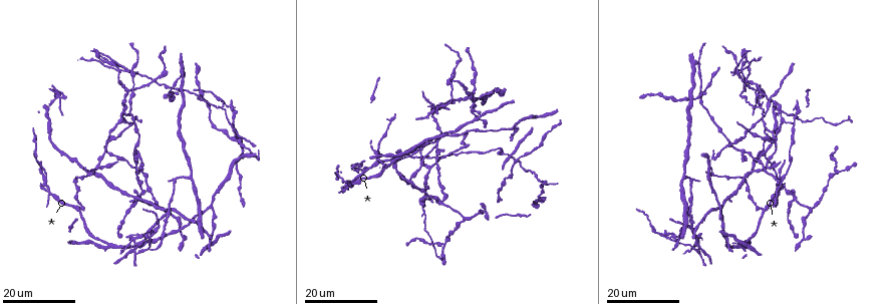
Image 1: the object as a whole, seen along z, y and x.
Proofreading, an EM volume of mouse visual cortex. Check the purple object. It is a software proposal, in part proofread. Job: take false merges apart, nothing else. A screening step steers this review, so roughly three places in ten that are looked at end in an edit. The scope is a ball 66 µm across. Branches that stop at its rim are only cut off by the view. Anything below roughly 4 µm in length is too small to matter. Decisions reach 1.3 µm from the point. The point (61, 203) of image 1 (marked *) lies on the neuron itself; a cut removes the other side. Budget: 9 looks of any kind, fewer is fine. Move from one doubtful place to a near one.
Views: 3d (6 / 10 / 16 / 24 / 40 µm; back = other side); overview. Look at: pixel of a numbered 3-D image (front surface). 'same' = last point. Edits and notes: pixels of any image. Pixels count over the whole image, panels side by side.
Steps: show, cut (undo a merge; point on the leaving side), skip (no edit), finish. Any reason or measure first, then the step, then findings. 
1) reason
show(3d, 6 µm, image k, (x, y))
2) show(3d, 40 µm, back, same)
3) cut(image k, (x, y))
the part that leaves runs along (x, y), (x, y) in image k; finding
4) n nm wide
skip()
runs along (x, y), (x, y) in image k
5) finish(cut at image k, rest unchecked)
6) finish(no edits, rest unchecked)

four or more arms meet
show(3d, 24 µm, image 1, (779, 112))

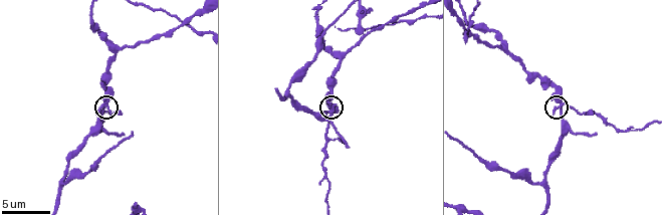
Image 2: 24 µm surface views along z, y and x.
show(3d, 10 µm, image 2, (563, 105))

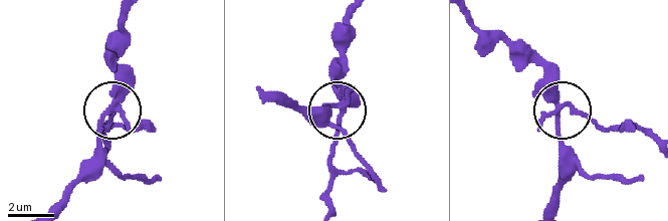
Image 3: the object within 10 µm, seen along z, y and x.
240 nm wide
skip()
runs along (471, 20), (522, 49), (563, 104), (609, 124), (636, 128) in image 3; continuous, no second neuron

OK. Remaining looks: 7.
side arm on a straight run
show(3d, 6 µm, image 2, (287, 91))

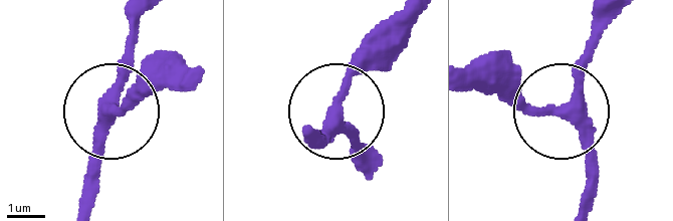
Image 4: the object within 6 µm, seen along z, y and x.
3 arms
skip()
runs along (369, 153), (344, 124), (344, 95), (414, 22) in image 4; one neuron here

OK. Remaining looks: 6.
show(3d, 10 µm, image 2, (325, 169))

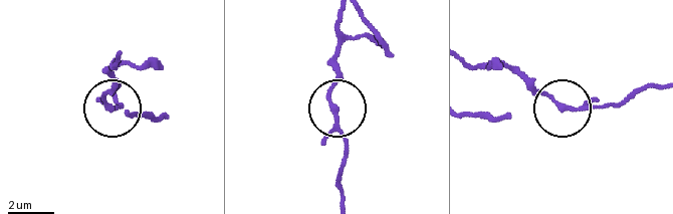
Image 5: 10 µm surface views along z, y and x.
show(3d, 10 µm, back, image 5, (564, 106))

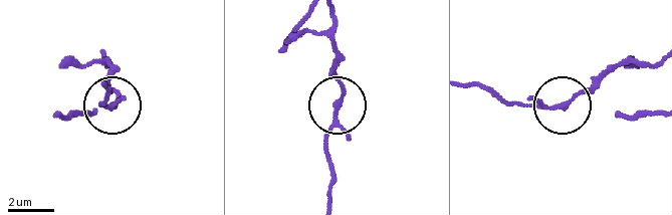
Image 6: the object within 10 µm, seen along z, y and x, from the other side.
3 arms
skip()
runs along (331, 12), (331, 69), (343, 92), (325, 160) in image 6; all the same neuron

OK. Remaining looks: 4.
thin arm on a thick one
show(3d, 16 µm, image 1, (120, 71))

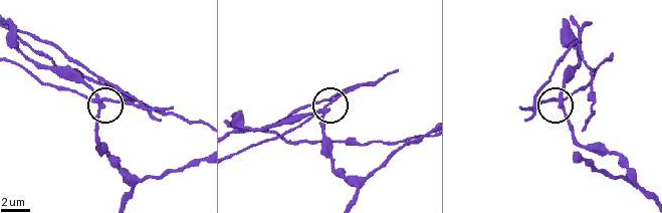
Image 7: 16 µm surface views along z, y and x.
closer look
show(3d, 10 µm, image 7, (321, 109))

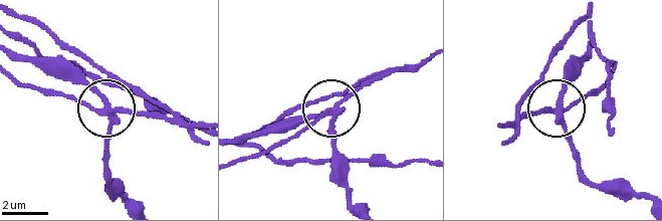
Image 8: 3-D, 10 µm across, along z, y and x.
230 nm wide
cut(image 8, (81, 103))
a second neuron is stuck on

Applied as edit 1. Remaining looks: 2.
finish(cut at image 8, rest unchecked)

